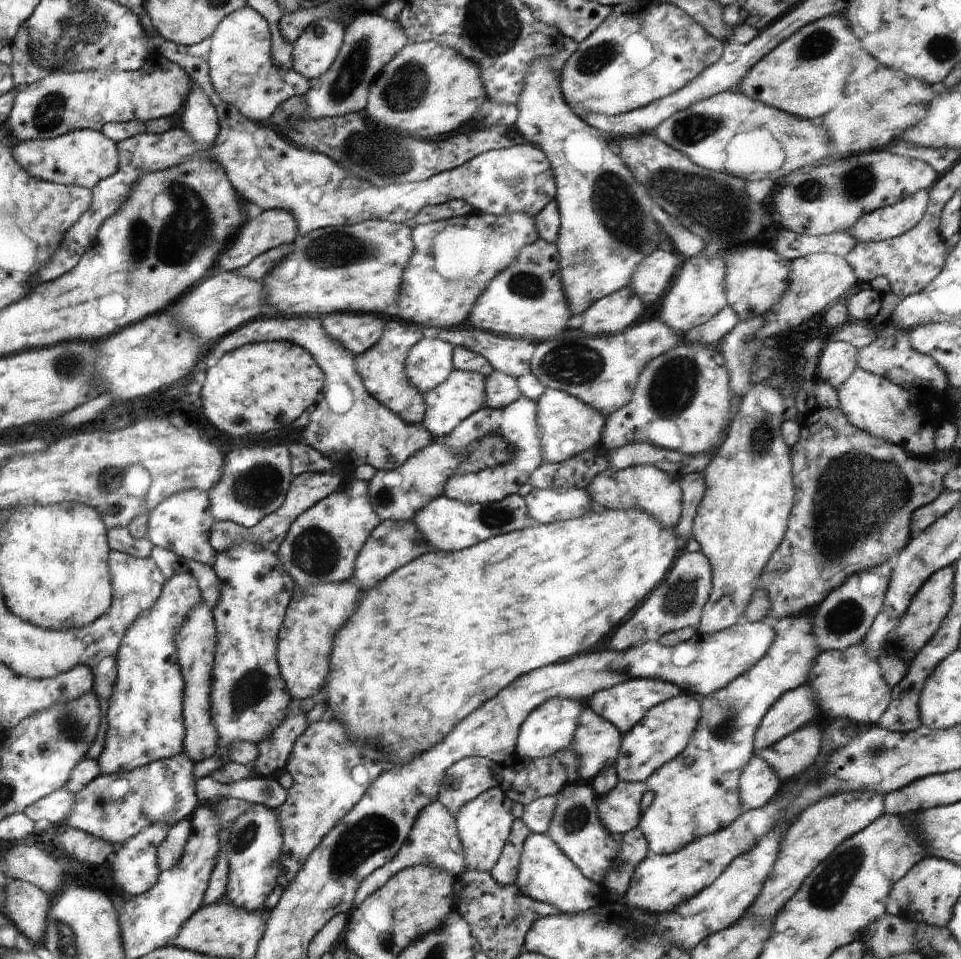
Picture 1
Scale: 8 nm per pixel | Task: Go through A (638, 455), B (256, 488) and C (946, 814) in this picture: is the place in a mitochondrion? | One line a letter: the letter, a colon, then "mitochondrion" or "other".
A: other
B: mitochondrion
C: other

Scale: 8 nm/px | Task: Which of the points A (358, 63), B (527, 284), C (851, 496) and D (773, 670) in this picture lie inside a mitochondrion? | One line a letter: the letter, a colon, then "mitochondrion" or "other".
A: mitochondrion
B: mitochondrion
C: mitochondrion
D: other

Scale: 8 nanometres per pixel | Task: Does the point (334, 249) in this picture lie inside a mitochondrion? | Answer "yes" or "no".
yes

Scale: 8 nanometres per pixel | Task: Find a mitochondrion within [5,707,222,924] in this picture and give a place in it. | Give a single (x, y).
(71, 728)

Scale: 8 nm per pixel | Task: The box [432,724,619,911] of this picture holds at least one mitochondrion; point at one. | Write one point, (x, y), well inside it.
(575, 818)

